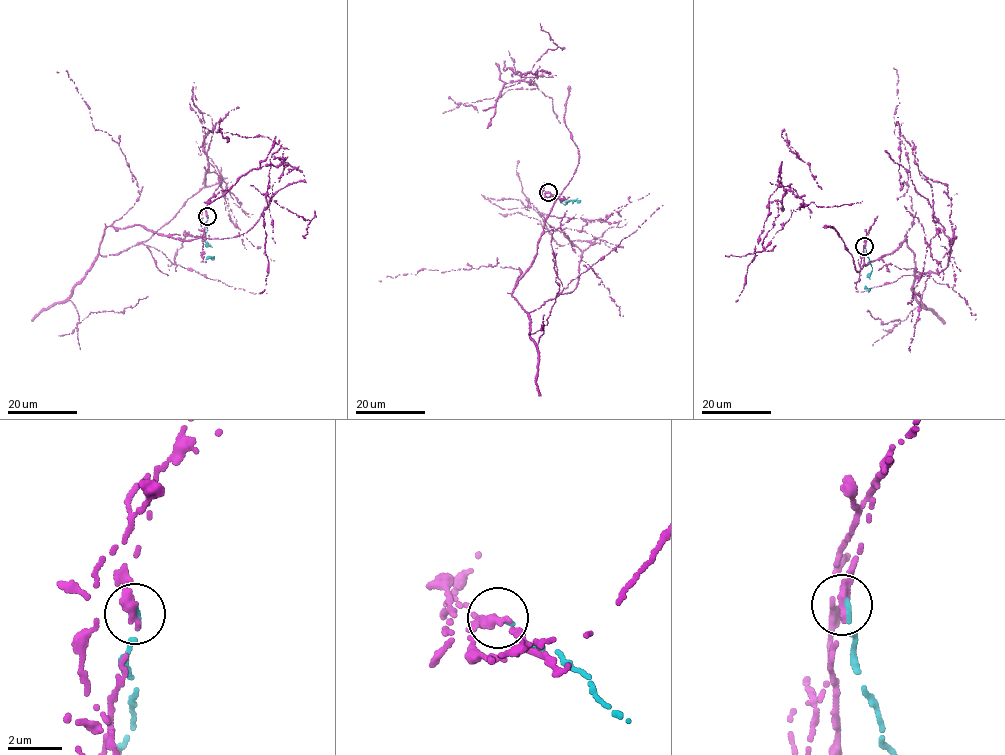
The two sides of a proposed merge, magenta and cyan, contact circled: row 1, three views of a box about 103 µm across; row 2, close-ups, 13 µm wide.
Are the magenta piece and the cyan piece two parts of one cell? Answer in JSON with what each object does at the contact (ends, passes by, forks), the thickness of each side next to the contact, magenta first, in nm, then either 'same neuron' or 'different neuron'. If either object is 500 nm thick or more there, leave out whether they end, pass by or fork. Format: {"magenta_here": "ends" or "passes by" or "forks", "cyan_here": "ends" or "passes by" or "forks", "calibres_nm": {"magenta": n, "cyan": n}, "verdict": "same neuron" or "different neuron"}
{"magenta_here": "ends", "cyan_here": "ends", "calibres_nm": {"magenta": 400, "cyan": 150}, "verdict": "different neuron"}

